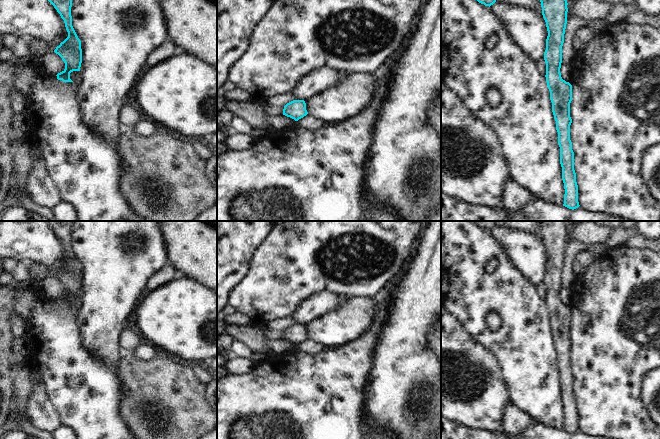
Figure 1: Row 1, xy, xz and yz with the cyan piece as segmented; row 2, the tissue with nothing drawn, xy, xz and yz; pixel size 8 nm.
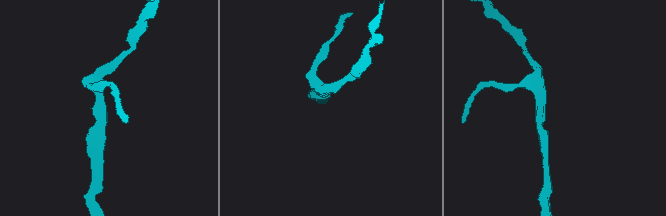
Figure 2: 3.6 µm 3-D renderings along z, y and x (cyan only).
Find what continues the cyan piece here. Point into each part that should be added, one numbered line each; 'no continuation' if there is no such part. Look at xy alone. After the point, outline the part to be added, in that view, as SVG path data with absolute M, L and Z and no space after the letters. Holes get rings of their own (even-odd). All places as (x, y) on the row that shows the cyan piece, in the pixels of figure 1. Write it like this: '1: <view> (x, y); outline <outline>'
no continuation

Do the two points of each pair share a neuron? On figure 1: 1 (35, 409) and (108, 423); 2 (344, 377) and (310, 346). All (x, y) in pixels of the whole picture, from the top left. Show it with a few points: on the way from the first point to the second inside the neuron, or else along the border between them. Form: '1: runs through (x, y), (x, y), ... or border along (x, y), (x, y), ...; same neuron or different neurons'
1: border along (44, 393), (56, 411), (61, 425); different neurons
2: border along (295, 349), (307, 353), (318, 353), (325, 350); different neurons

